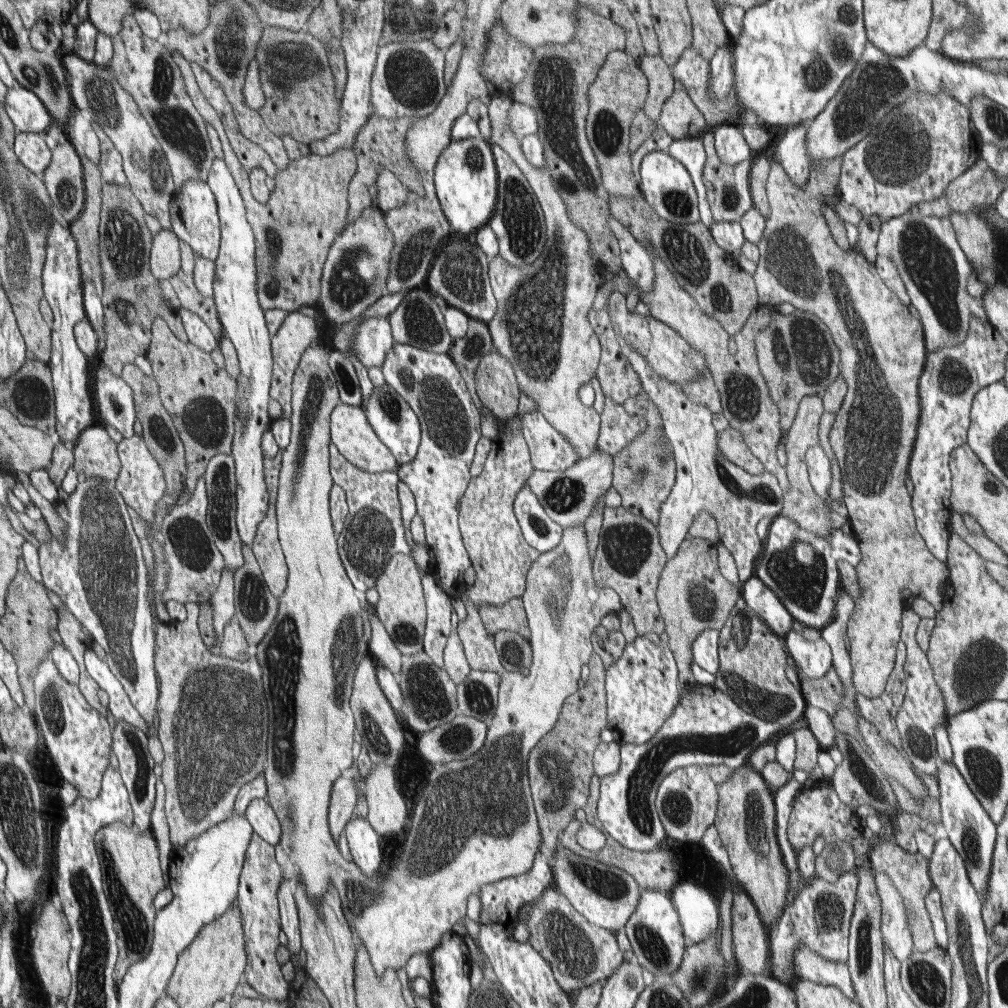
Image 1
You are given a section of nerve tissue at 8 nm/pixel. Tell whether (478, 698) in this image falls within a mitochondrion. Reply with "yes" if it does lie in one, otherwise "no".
yes

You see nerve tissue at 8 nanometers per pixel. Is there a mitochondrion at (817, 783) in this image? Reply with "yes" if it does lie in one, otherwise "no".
no

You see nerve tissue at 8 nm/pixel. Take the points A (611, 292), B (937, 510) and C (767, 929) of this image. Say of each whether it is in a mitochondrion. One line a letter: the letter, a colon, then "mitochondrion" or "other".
A: other
B: other
C: other

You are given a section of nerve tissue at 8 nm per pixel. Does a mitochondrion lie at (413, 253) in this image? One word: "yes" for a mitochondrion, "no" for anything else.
yes

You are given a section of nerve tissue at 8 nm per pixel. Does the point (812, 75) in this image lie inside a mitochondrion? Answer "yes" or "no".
yes

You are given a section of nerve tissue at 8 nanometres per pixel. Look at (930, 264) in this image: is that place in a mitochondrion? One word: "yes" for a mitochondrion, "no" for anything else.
yes

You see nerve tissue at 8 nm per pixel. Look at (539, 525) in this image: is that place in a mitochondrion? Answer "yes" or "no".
yes

